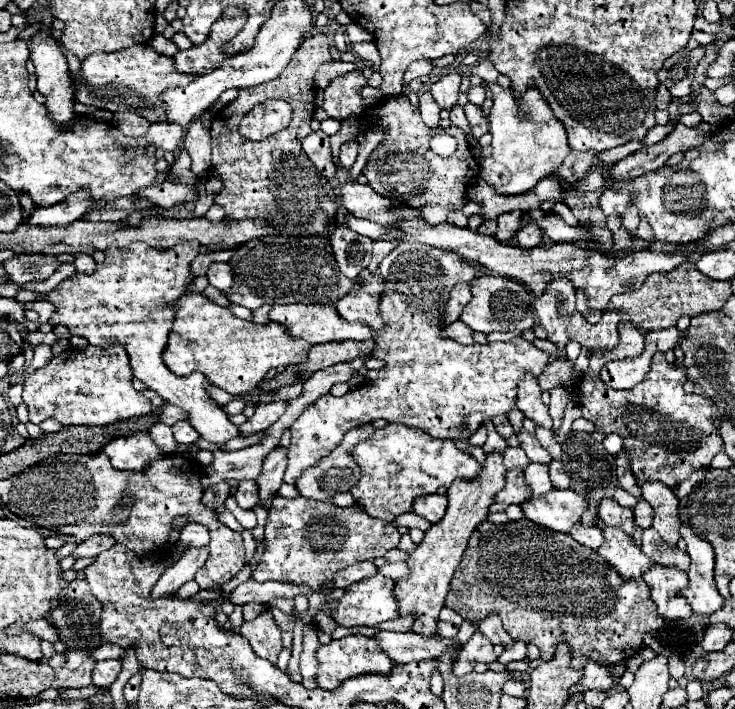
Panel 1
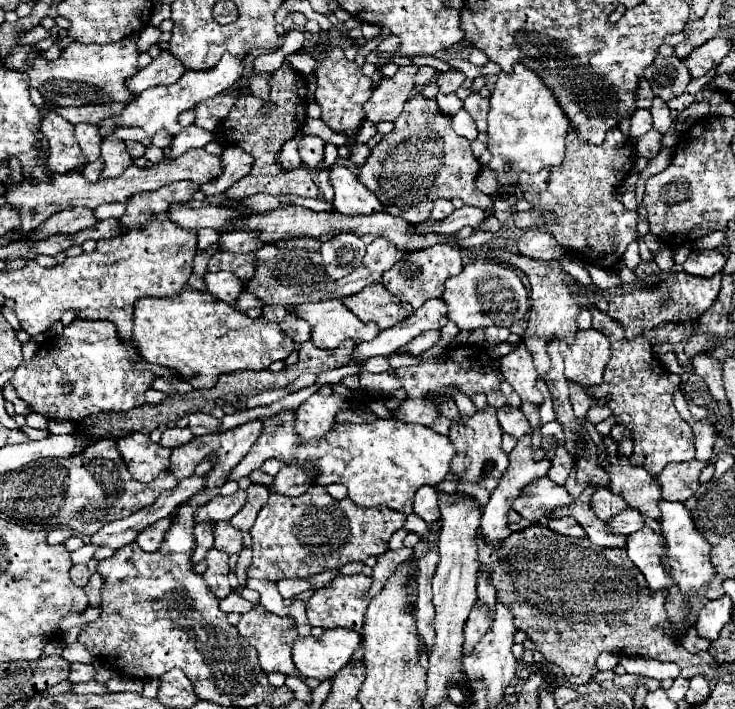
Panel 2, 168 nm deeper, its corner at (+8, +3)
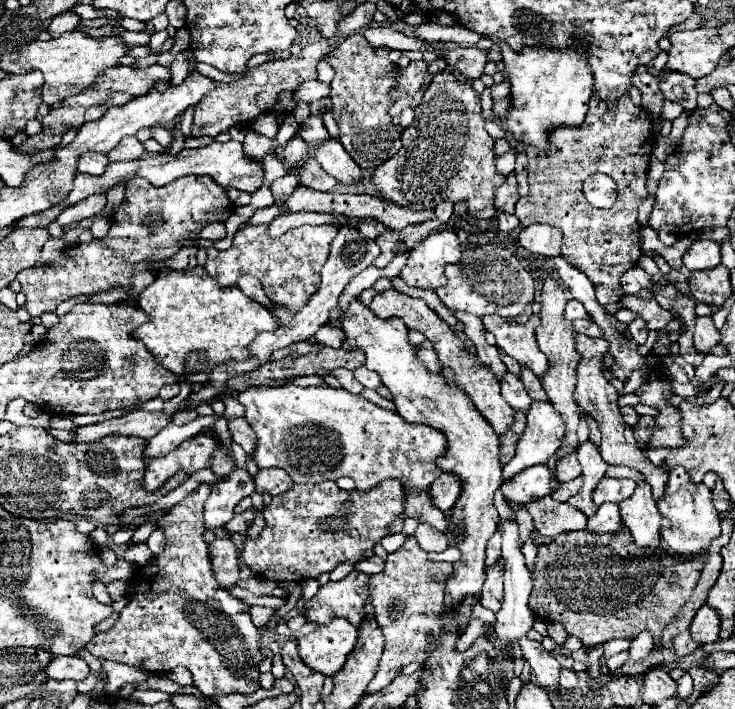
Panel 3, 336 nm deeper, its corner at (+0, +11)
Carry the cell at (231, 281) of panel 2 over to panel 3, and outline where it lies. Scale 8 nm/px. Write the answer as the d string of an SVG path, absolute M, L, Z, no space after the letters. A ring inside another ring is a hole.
M240 275L240 281L238 281L236 285L240 287L240 291L242 291L248 299L252 299L252 301L256 301L256 303L262 303L262 305L266 305L268 309L272 307L272 303L270 303L270 301L268 301L268 297L264 295L262 285L260 285L260 281L258 281L256 277L252 277L252 275Z

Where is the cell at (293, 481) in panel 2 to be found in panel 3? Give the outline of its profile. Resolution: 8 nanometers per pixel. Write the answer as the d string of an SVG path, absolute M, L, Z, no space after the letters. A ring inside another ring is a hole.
M260 469L254 477L254 483L260 493L270 495L280 495L294 485L294 481L288 477L288 473L284 473L284 469Z

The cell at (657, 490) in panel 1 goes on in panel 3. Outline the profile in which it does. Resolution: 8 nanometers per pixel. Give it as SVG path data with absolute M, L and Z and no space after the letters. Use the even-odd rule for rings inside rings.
M576 335L576 349L580 351L582 359L578 363L578 369L576 369L576 377L578 377L578 383L576 383L576 393L574 393L574 399L578 401L578 405L590 415L596 419L600 431L602 431L602 443L600 443L600 453L602 453L602 459L608 463L608 465L616 465L616 467L632 467L632 469L638 469L644 477L646 477L646 483L652 487L652 497L656 501L660 501L664 489L666 489L666 483L668 483L668 473L654 465L652 461L648 461L648 455L644 453L644 449L640 449L640 445L634 441L634 433L632 433L632 427L628 427L620 415L620 409L616 405L616 389L614 385L604 377L604 355L608 353L608 343L604 339L592 339L588 335Z

